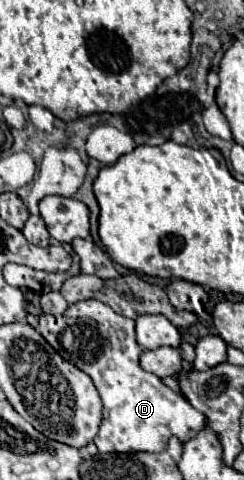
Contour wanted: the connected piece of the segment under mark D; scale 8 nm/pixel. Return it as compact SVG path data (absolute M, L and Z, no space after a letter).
M86 299L72 303L62 315L40 315L38 331L66 361L74 363L78 369L82 369L92 377L104 403L102 425L98 435L94 437L94 443L100 453L138 453L138 451L160 453L168 447L170 437L178 437L180 443L186 443L204 429L206 417L200 411L196 411L180 393L166 387L160 377L146 373L140 367L138 357L142 349L134 339L134 321L114 313L106 303Z

